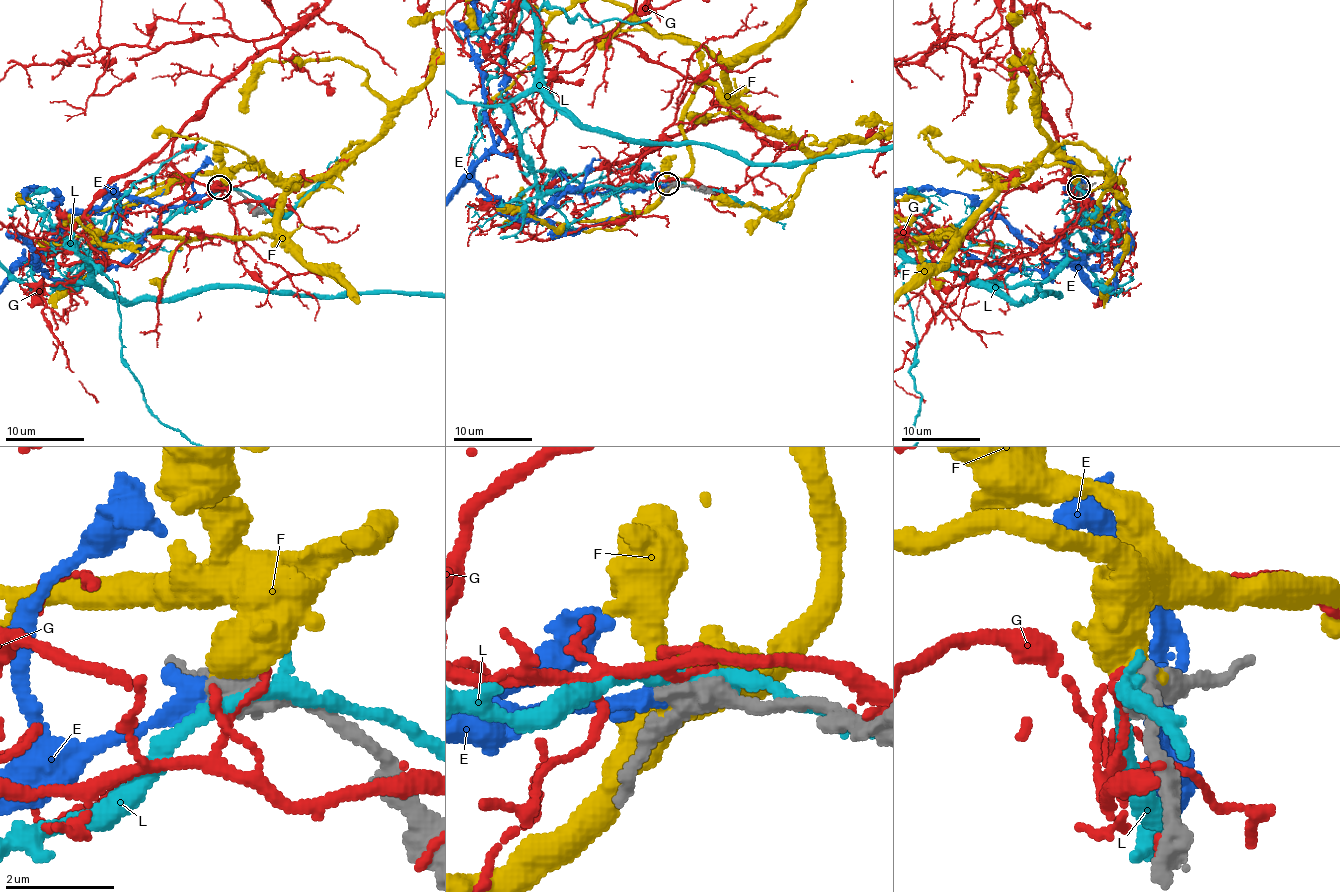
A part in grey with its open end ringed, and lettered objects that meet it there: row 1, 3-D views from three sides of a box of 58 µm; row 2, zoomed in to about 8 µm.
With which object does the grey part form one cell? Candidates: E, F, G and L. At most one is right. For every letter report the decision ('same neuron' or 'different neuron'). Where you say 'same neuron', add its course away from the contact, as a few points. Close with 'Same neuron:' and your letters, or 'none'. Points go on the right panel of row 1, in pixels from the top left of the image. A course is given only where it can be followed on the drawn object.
E: same neuron
F: different neuron
G: different neuron
L: different neuron
Same neuron: E

